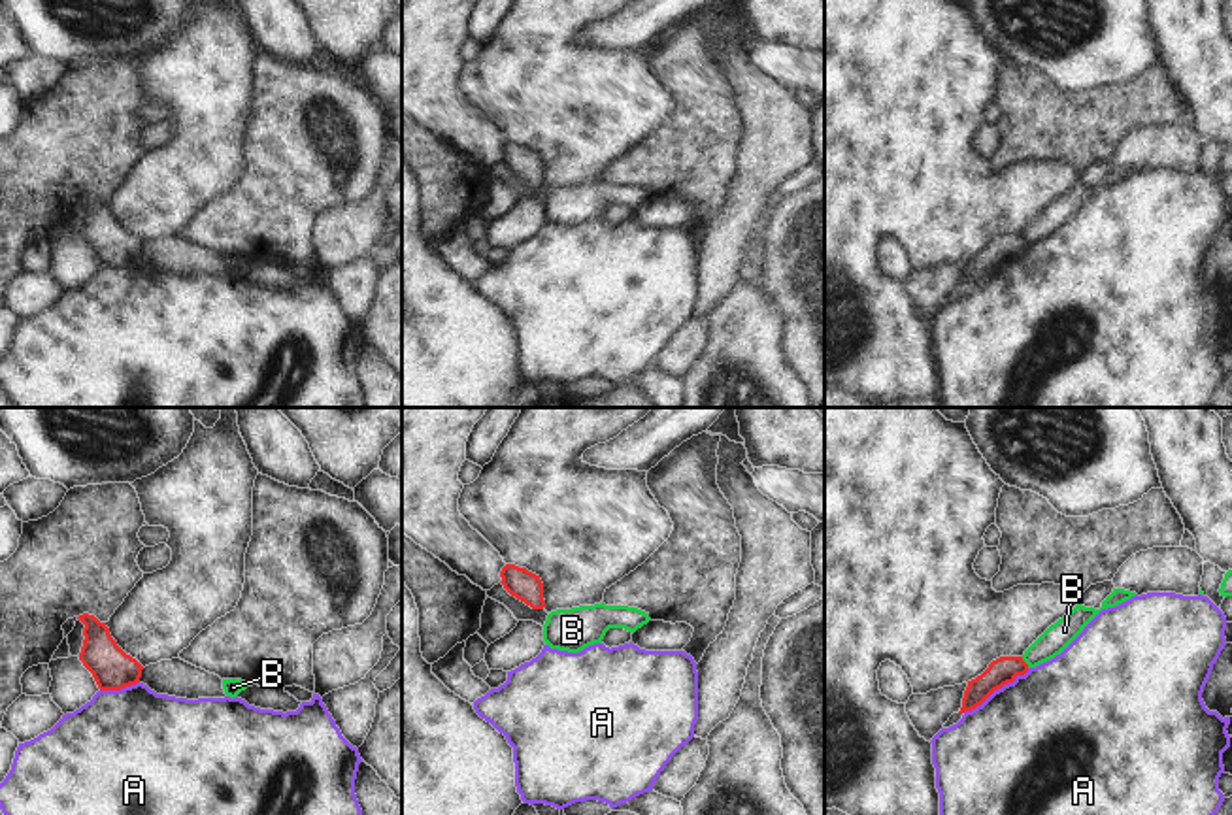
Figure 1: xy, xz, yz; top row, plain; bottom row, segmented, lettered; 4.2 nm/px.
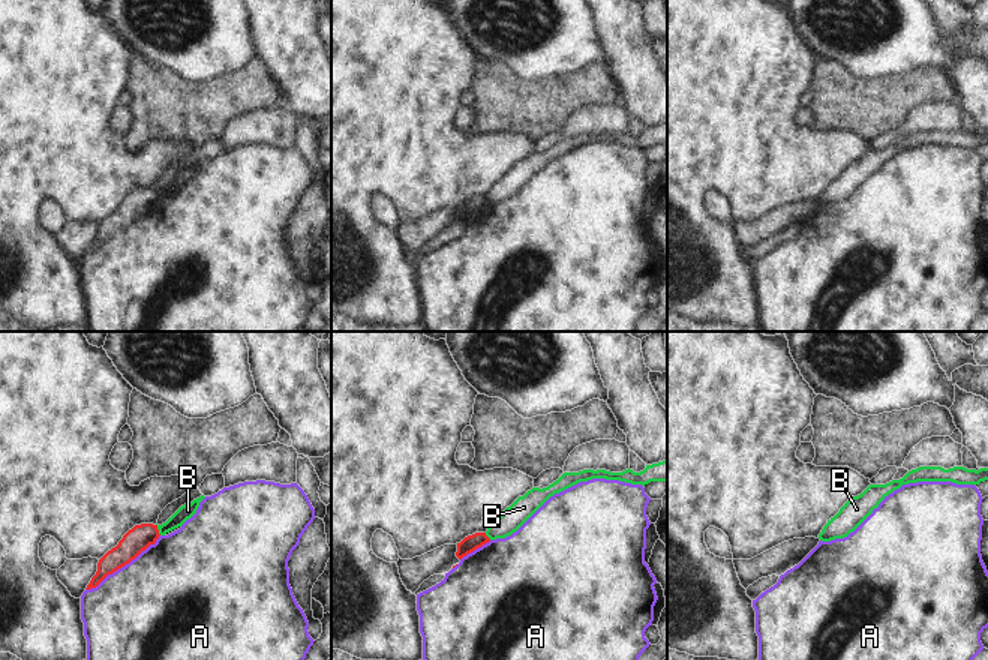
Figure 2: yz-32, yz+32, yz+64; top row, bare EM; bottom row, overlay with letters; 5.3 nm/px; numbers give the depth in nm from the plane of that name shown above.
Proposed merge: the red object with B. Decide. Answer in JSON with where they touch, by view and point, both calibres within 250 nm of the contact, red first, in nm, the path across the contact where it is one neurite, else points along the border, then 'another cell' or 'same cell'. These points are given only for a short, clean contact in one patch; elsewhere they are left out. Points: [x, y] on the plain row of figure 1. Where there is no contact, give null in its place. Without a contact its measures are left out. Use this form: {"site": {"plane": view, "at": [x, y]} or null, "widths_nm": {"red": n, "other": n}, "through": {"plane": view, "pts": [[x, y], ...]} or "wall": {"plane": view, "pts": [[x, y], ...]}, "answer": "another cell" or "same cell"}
{"site": {"plane": "yz", "at": [1025, 240]}, "widths_nm": {"red": 120, "other": 110}, "wall": {"plane": "yz", "pts": [[1021, 234], [1029, 244]]}, "answer": "another cell"}

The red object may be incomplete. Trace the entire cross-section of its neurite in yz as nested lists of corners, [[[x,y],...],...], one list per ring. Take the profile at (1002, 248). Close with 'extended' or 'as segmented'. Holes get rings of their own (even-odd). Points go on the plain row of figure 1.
[[[1000,234],[989,241],[989,245],[968,258],[964,268],[962,285],[958,291],[966,291],[981,283],[994,268],[1007,260],[1013,260],[1017,253],[1024,253],[1028,241],[1023,234]]] | as segmented

